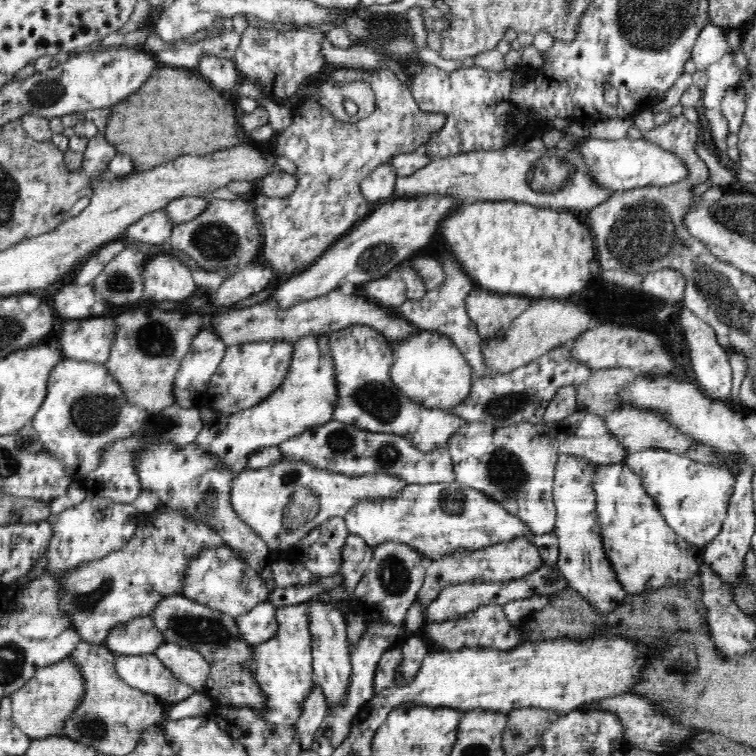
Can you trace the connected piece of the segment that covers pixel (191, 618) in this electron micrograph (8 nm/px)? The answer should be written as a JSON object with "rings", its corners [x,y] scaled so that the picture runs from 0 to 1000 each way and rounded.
{"rings":[[[225,787],[209,796],[197,812],[214,837],[218,849],[261,860],[278,877],[272,914],[292,933],[328,935],[339,942],[351,940],[351,921],[343,905],[335,898],[335,889],[324,884],[324,876],[333,868],[336,853],[319,845],[311,817],[245,791],[243,787]]]}

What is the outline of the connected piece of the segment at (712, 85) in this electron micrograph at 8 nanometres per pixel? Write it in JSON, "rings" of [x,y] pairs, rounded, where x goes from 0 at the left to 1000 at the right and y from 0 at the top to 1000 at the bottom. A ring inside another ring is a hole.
{"rings":[[[975,41],[967,44],[970,57],[967,67],[960,70],[952,79],[937,87],[933,93],[937,99],[934,114],[929,119],[929,138],[933,143],[947,143],[954,136],[959,119],[980,107],[984,93],[971,81],[970,67],[978,63]]]}

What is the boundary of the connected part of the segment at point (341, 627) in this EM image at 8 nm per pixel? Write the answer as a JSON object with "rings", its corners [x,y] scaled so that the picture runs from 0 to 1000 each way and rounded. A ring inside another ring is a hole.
{"rings":[[[421,790],[407,794],[411,865],[414,866],[414,902],[426,909],[434,939],[446,935],[456,922],[464,893],[464,857],[459,848],[456,813],[438,799],[422,796]]]}

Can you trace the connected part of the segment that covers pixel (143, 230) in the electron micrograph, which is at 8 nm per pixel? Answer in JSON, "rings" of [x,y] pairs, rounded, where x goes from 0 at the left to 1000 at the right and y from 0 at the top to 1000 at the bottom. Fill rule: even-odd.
{"rings":[[[218,276],[190,284],[183,294],[167,302],[163,315],[177,320],[196,320],[206,325],[221,325],[226,315],[230,294],[224,290]]]}

